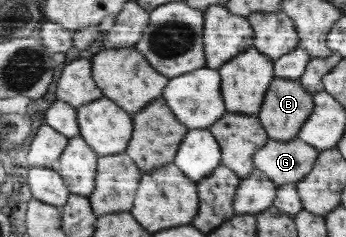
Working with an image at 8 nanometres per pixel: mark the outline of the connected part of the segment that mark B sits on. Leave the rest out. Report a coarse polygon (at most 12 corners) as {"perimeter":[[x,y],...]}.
{"perimeter":[[278,78],[260,118],[270,140],[293,141],[314,109],[299,79]]}

